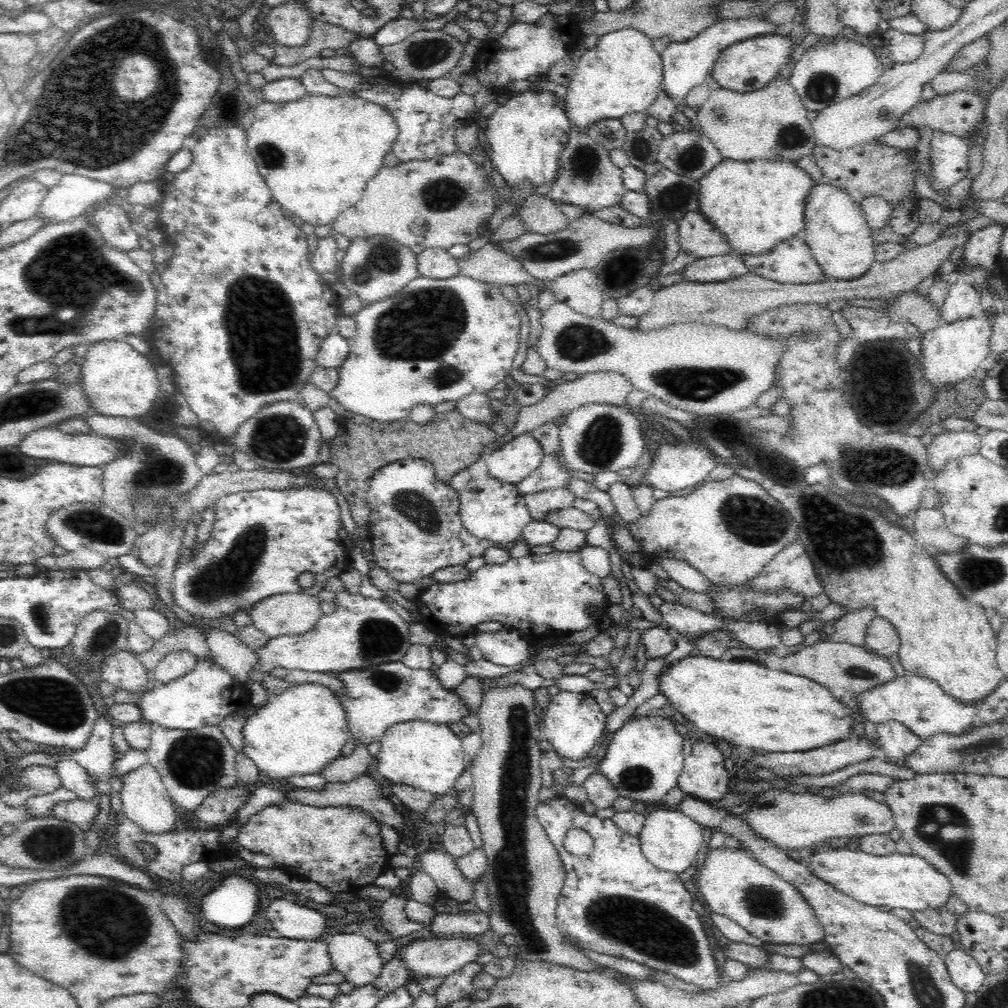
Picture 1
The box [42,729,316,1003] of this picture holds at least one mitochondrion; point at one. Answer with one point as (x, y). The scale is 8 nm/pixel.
(106, 922)

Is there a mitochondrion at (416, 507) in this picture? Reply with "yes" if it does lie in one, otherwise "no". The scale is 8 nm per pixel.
yes

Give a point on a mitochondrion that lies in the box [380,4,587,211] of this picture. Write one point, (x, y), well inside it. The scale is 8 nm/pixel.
(423, 54)

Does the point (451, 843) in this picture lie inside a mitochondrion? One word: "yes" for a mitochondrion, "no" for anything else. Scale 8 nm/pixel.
no

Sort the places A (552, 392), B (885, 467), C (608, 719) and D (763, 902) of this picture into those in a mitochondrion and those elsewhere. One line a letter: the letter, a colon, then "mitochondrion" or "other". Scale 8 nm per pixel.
A: other
B: mitochondrion
C: other
D: mitochondrion

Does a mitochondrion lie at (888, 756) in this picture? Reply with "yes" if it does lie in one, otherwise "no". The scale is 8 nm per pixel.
no

